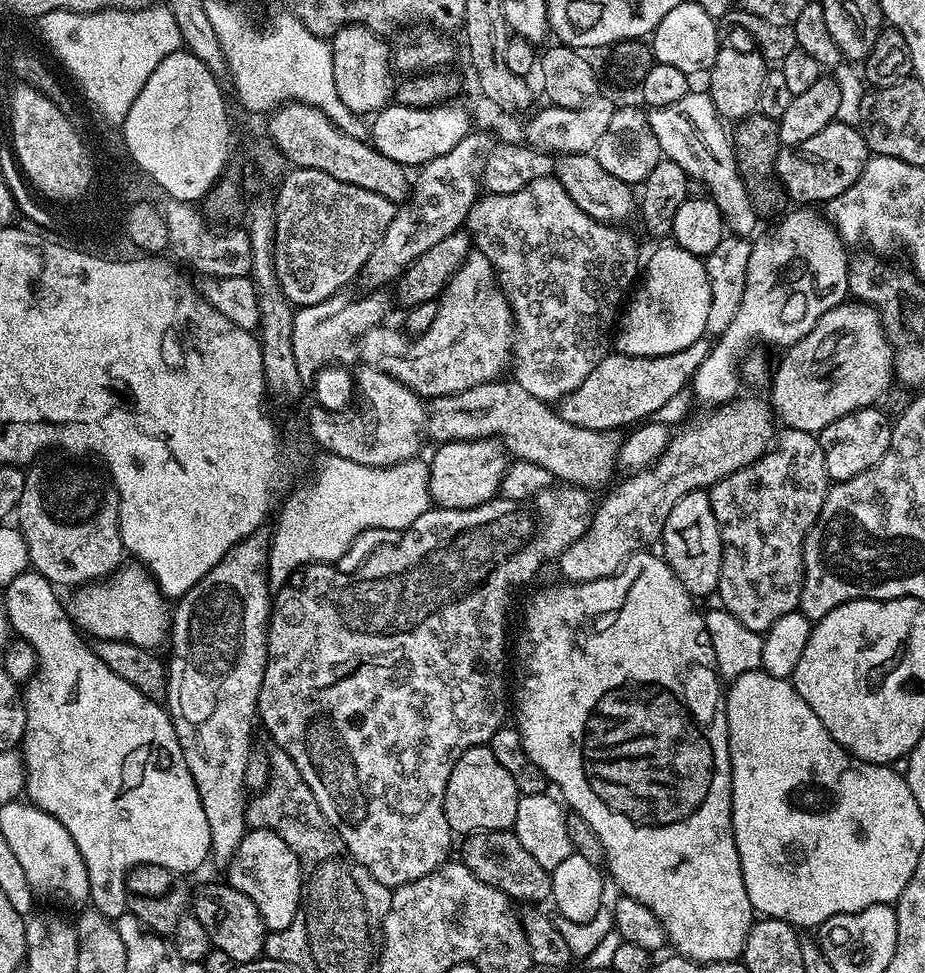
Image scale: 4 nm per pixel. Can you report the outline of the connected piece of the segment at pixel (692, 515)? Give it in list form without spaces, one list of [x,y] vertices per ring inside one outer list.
[[[707,491],[691,492],[674,502],[674,510],[670,510],[660,529],[659,543],[664,544],[664,561],[691,596],[701,598],[700,596],[708,596],[711,592],[713,595],[719,589],[724,543]]]

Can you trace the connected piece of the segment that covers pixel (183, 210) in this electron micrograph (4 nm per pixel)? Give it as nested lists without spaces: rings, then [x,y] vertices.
[[[168,202],[162,211],[168,227],[168,248],[180,260],[185,260],[201,277],[234,278],[246,276],[252,270],[252,255],[248,233],[243,227],[233,232],[208,232],[199,207],[188,202]]]

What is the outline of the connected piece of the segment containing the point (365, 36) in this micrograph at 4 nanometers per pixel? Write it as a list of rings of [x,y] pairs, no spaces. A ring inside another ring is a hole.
[[[348,24],[339,28],[330,40],[338,95],[350,111],[359,114],[375,114],[385,108],[398,85],[390,44],[376,36],[379,36],[377,29],[367,28],[365,24]]]

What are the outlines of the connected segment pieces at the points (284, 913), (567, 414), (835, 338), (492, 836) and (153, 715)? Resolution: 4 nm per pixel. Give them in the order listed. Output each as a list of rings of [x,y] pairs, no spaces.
[[[265,828],[245,831],[234,858],[226,866],[226,872],[227,883],[258,906],[258,914],[262,914],[269,932],[281,932],[294,922],[294,914],[300,905],[300,863],[294,850],[290,850],[276,832]]]
[[[701,338],[686,350],[669,356],[623,356],[613,351],[605,354],[590,370],[586,382],[559,401],[560,417],[579,428],[610,432],[639,425],[652,418],[656,411],[665,411],[667,404],[687,389],[702,362],[712,353],[713,341]]]
[[[845,302],[831,308],[806,334],[806,338],[799,340],[783,353],[780,365],[775,365],[770,376],[772,388],[771,407],[784,428],[793,428],[819,434],[830,422],[850,414],[856,408],[871,408],[877,403],[880,395],[887,393],[894,384],[892,371],[892,345],[884,335],[884,323],[880,321],[880,313],[870,304],[859,302]]]
[[[515,831],[474,832],[463,837],[464,856],[462,863],[468,867],[470,874],[486,886],[502,890],[513,901],[545,900],[552,894],[552,874],[526,851],[526,846],[518,842]]]
[[[29,570],[18,574],[3,589],[2,598],[6,602],[8,622],[11,631],[19,639],[30,642],[34,646],[36,655],[36,675],[27,681],[22,688],[24,713],[26,714],[26,730],[22,741],[22,755],[26,766],[26,796],[37,808],[46,814],[58,818],[66,830],[70,830],[70,838],[74,838],[74,846],[78,846],[78,854],[82,854],[82,862],[86,862],[86,870],[90,878],[90,894],[88,899],[91,907],[102,913],[110,921],[117,920],[127,909],[128,895],[126,894],[126,878],[132,869],[139,864],[162,866],[166,870],[177,874],[189,874],[195,868],[200,868],[209,859],[212,847],[210,846],[210,822],[206,820],[206,810],[202,808],[202,798],[198,794],[198,786],[194,786],[194,778],[190,774],[190,766],[186,766],[186,758],[182,754],[182,746],[178,742],[178,734],[172,725],[172,718],[157,701],[143,696],[126,678],[118,678],[102,658],[98,658],[95,647],[82,635],[80,628],[72,623],[67,607],[56,597],[57,589],[43,576],[41,572]]]

